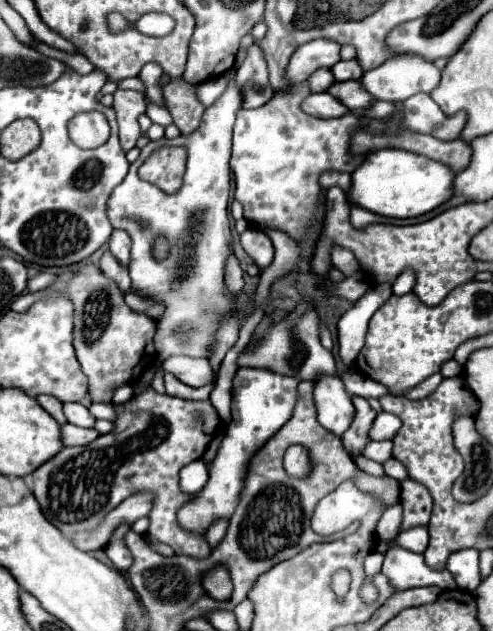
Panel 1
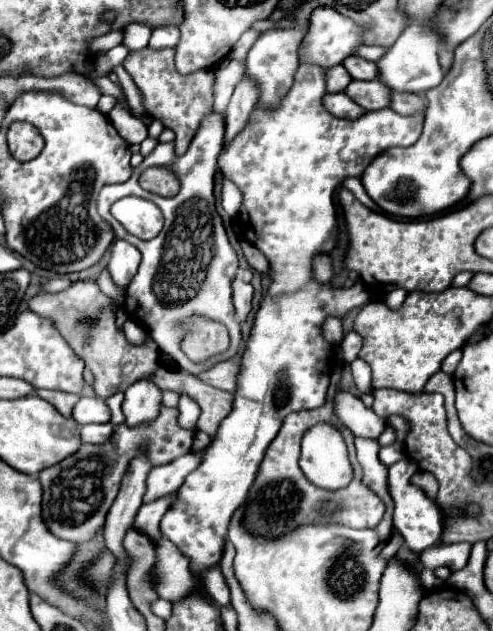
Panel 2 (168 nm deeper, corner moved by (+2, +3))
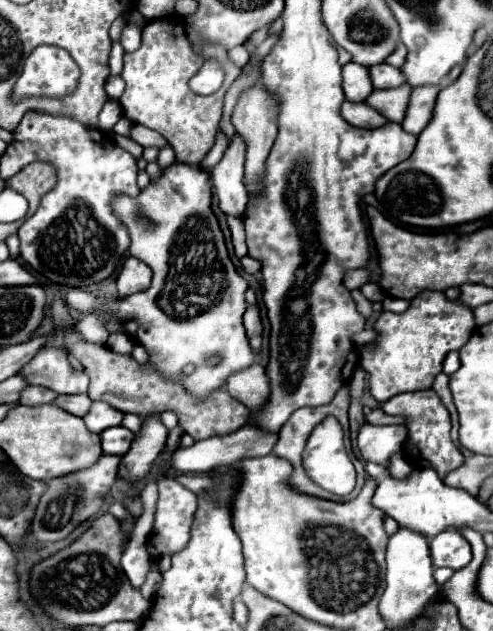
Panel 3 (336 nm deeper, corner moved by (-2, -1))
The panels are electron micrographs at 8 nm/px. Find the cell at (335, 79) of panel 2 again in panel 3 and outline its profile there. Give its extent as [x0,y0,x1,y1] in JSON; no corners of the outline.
[343,63,373,101]

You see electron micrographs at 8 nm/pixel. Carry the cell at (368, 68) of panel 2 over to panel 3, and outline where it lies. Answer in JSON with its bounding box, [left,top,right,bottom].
[369,63,405,89]

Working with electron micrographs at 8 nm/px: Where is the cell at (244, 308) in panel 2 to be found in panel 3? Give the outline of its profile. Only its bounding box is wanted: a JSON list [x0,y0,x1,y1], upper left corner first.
[243,305,263,349]

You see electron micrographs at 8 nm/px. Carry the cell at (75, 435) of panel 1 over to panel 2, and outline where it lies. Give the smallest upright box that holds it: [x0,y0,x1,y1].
[81,423,113,445]

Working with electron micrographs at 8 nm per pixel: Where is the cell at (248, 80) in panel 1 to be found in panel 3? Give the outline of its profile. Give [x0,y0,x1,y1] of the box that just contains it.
[211,135,247,215]

